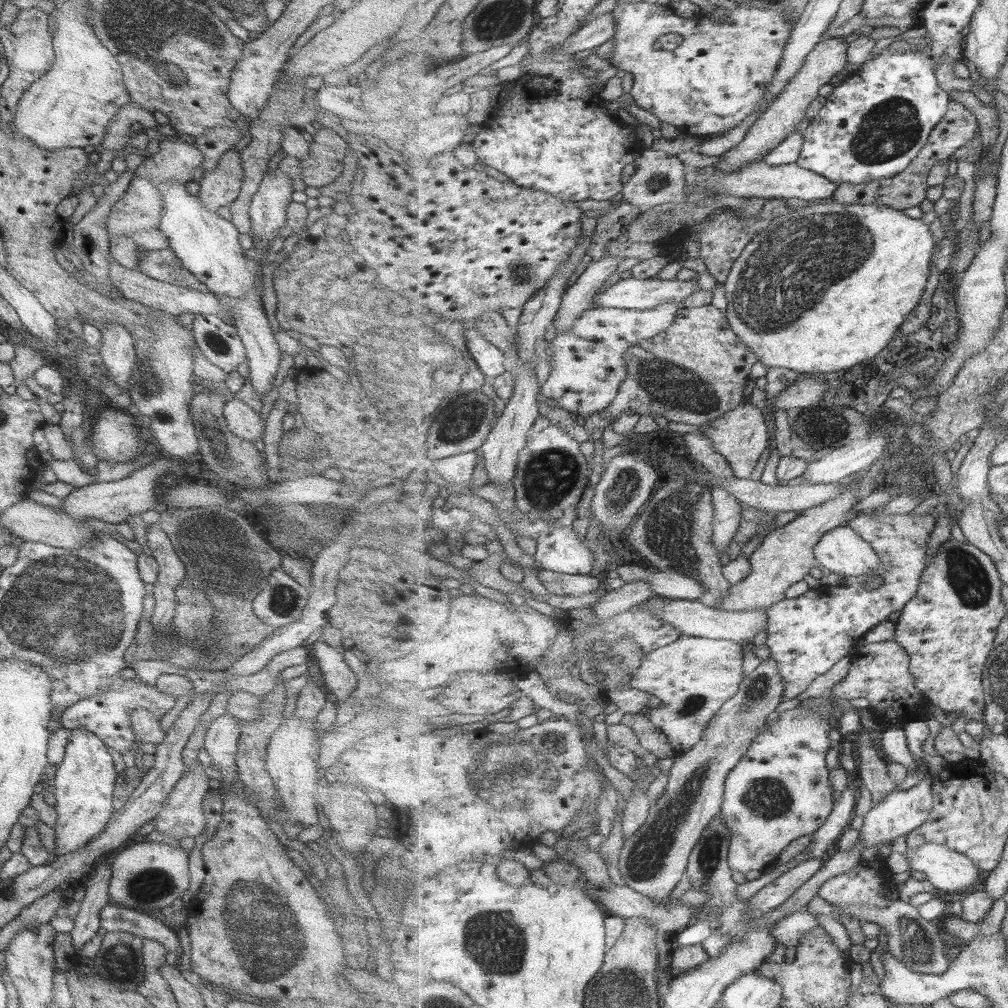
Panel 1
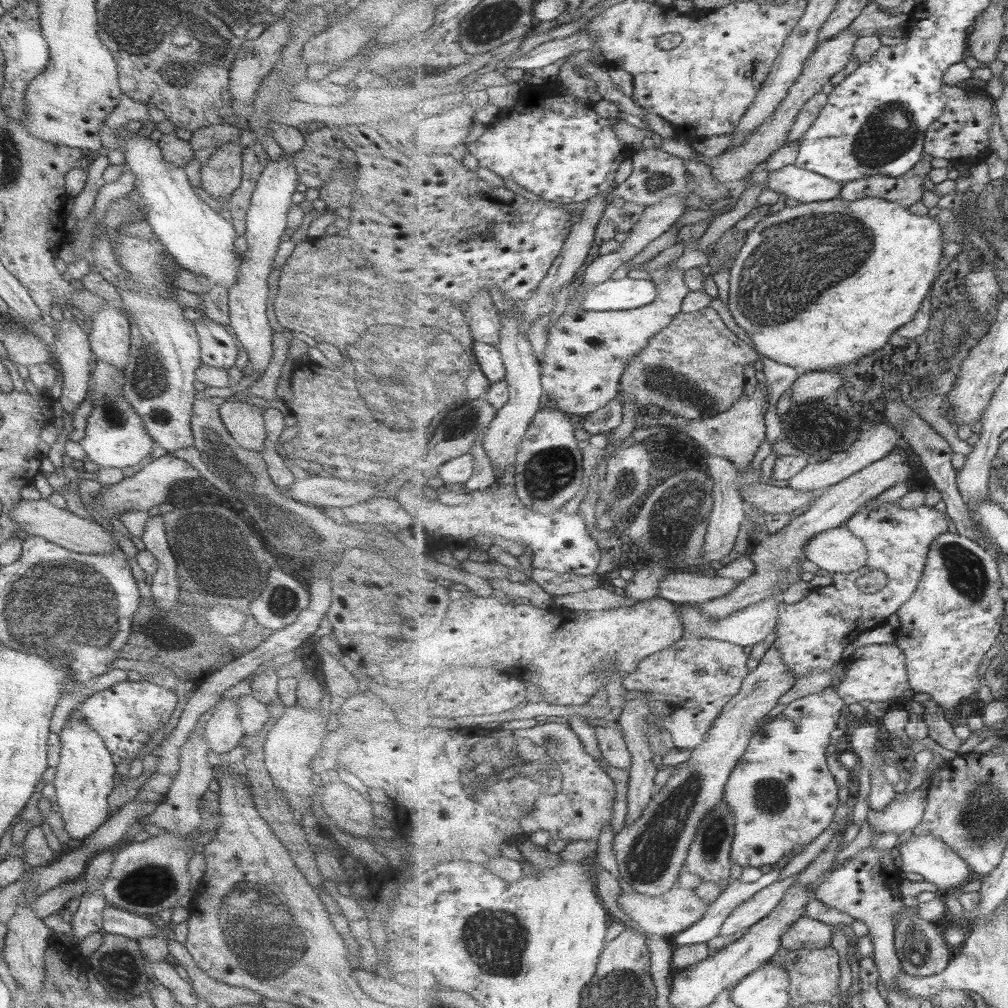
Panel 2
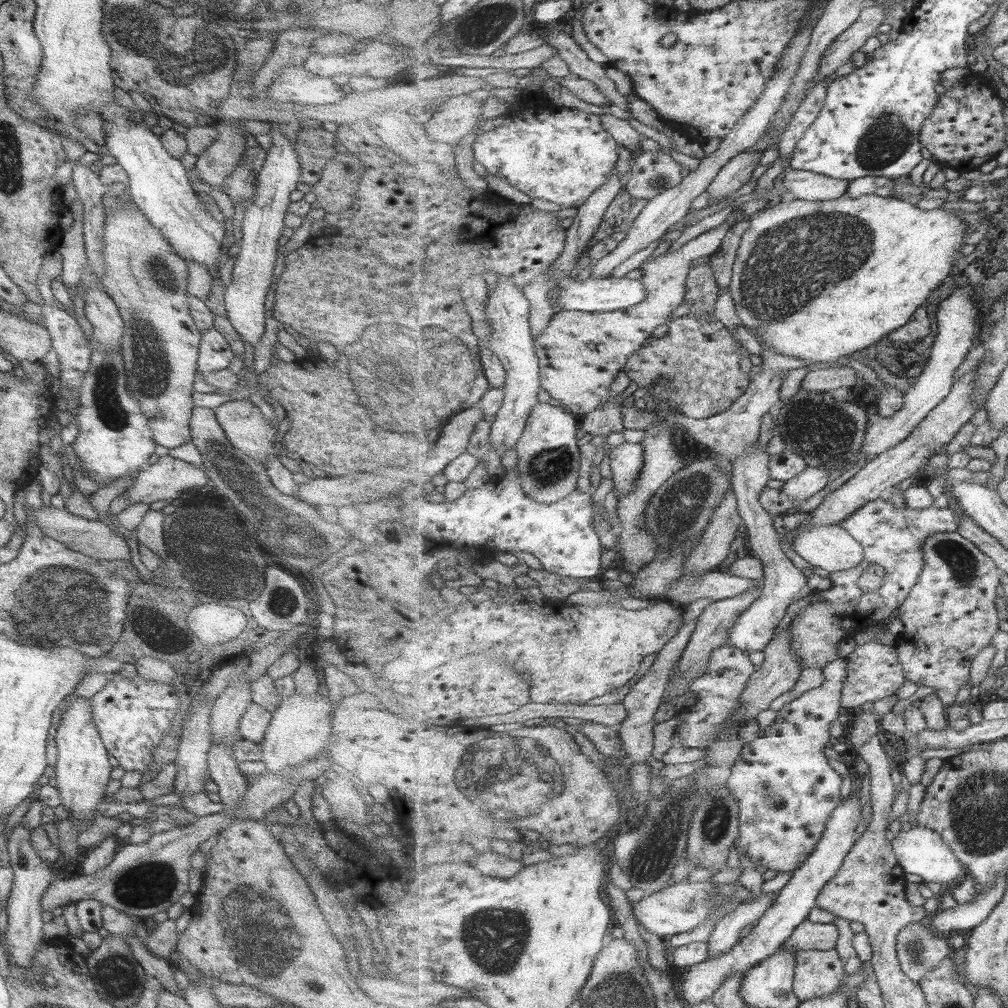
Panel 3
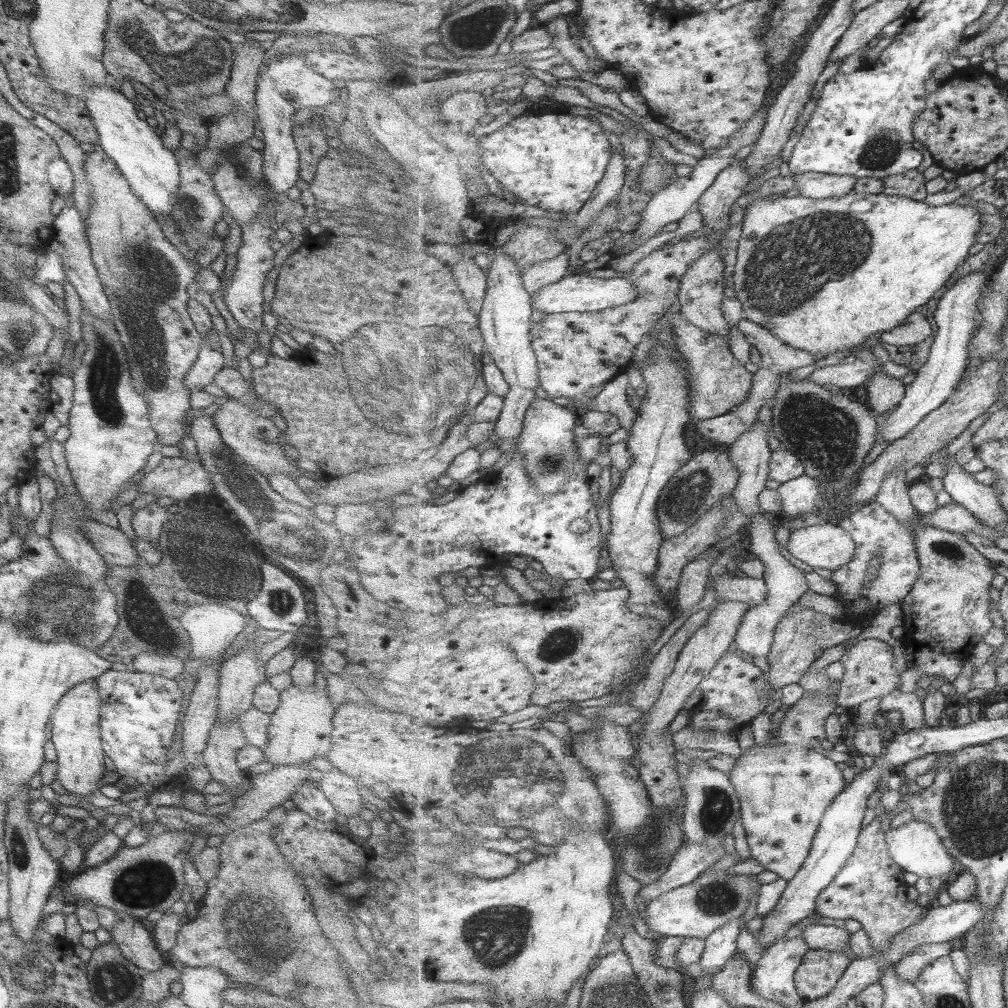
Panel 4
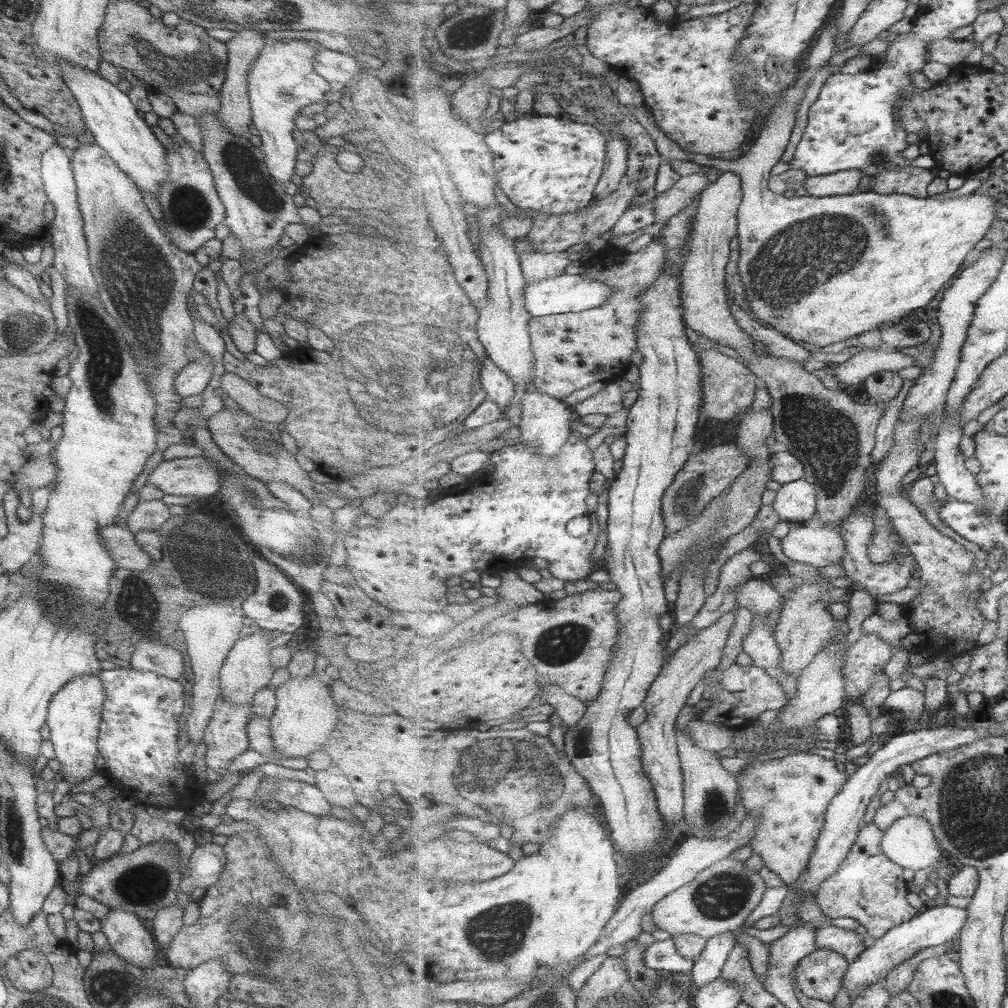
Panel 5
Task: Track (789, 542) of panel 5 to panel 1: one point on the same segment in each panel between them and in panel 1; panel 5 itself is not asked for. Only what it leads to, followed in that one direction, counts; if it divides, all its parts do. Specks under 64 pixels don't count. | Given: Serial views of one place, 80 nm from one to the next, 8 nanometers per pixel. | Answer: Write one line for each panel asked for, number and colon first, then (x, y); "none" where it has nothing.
1: (843, 551)
2: (836, 550)
3: (833, 548)
4: (827, 545)

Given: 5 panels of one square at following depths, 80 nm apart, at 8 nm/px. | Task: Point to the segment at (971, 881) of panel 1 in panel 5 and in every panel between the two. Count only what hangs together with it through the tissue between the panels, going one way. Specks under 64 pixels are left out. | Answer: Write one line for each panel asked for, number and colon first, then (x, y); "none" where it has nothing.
2: (928, 856)
3: (921, 851)
4: (917, 847)
5: (910, 842)

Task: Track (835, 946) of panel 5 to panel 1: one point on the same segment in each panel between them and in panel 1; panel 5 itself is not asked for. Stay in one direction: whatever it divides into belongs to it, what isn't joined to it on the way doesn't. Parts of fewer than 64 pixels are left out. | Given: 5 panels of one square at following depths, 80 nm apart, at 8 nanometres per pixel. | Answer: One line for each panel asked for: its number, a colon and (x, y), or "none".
1: (790, 930)
2: (807, 932)
3: (808, 935)
4: (818, 936)

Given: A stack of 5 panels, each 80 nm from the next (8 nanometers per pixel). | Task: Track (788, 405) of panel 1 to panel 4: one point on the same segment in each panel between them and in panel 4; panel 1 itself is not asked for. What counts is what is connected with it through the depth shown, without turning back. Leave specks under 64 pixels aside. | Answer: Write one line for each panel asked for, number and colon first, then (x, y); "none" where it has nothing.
2: (821, 384)
3: (824, 380)
4: (843, 375)

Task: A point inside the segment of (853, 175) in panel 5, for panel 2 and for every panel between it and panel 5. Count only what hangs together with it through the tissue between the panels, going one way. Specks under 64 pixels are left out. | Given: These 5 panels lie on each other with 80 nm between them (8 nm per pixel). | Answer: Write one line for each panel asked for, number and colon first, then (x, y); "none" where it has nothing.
2: (806, 187)
3: (803, 185)
4: (813, 185)

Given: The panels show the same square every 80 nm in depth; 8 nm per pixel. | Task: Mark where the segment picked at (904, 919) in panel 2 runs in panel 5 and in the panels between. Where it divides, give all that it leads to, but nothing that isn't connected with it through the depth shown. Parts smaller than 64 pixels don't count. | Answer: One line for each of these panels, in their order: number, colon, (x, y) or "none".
3: (920, 951)
4: (911, 967)
5: (900, 977)

